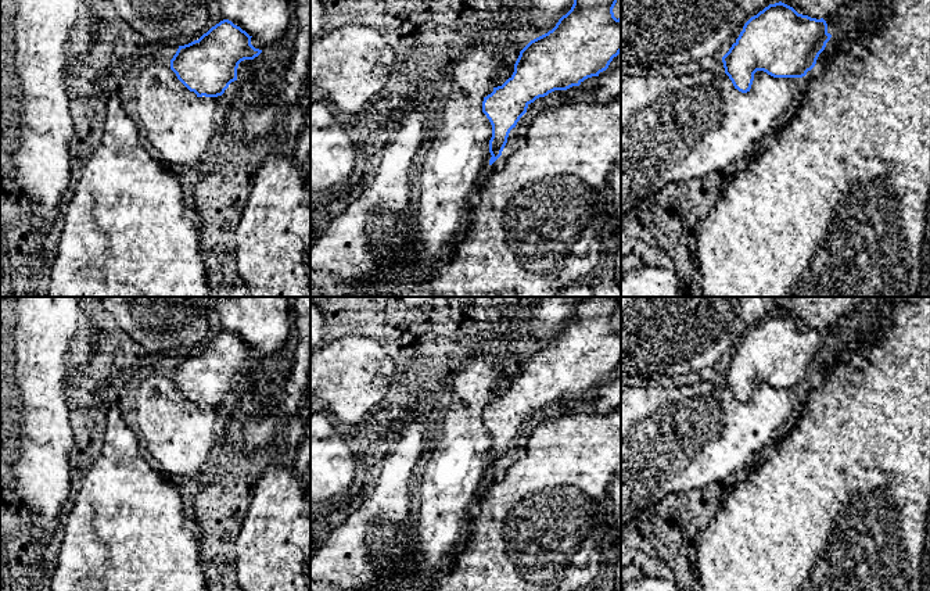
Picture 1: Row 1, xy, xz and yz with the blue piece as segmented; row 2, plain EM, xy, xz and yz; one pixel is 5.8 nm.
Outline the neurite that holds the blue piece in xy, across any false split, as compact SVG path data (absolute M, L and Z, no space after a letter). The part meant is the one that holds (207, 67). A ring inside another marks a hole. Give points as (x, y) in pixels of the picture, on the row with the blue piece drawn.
M223 19L198 40L179 46L170 69L197 97L222 96L237 80L238 64L262 53L251 44L251 37L231 21Z

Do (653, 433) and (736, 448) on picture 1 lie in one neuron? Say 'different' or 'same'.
same

